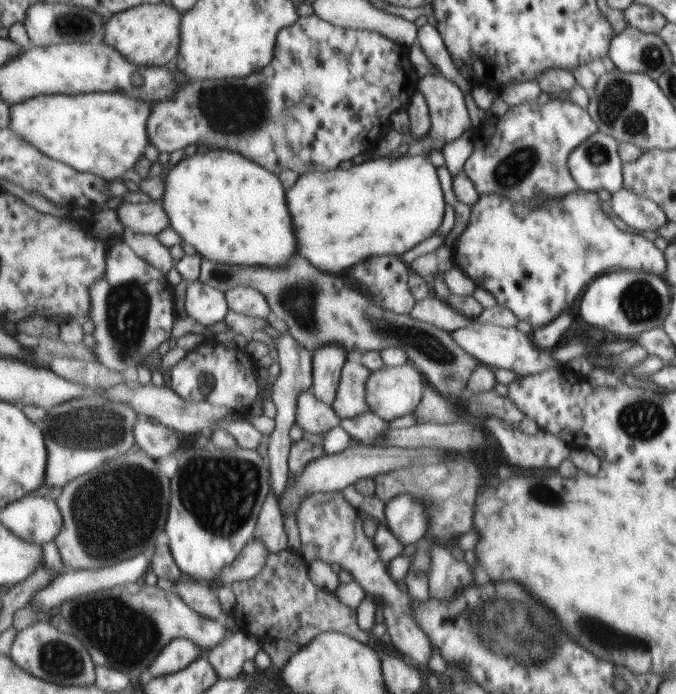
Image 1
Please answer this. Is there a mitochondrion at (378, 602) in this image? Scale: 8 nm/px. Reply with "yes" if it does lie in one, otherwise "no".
no

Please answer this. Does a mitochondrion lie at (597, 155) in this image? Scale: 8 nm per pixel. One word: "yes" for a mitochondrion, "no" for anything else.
yes

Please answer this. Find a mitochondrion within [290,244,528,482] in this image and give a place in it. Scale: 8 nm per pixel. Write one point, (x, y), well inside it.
(376, 327)

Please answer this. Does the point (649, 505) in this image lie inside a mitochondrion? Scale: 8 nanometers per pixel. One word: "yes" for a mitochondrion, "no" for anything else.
no

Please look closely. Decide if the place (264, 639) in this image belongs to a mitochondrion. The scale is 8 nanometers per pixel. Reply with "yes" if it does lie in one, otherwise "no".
no

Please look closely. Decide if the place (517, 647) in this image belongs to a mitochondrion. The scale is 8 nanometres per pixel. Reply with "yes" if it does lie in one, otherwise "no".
yes

